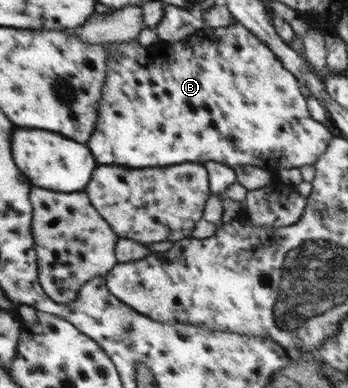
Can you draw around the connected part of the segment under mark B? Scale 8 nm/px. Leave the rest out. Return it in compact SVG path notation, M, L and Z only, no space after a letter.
M239 21L231 23L224 27L203 28L198 32L189 35L185 40L168 43L159 41L155 46L143 46L138 40L130 40L122 43L111 43L112 53L106 60L107 79L105 79L102 98L101 98L101 124L97 124L97 136L89 140L87 146L93 148L93 156L101 164L117 164L121 167L129 168L153 168L153 167L171 167L172 165L195 162L205 164L216 162L225 166L255 166L266 169L271 174L276 172L298 168L317 162L317 159L328 150L328 144L331 142L331 136L327 128L313 120L307 112L305 96L299 92L299 82L295 74L288 68L285 68L283 61L269 48L268 44L259 40L245 25Z

